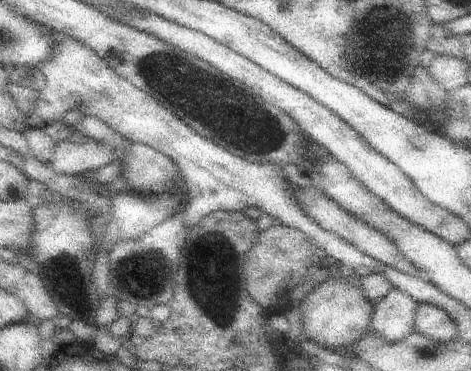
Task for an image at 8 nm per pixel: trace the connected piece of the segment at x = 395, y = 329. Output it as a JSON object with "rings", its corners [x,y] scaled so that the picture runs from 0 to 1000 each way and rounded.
{"rings":[[[834,776],[794,822],[788,884],[822,925],[849,922],[881,884],[887,822],[868,792]]]}

